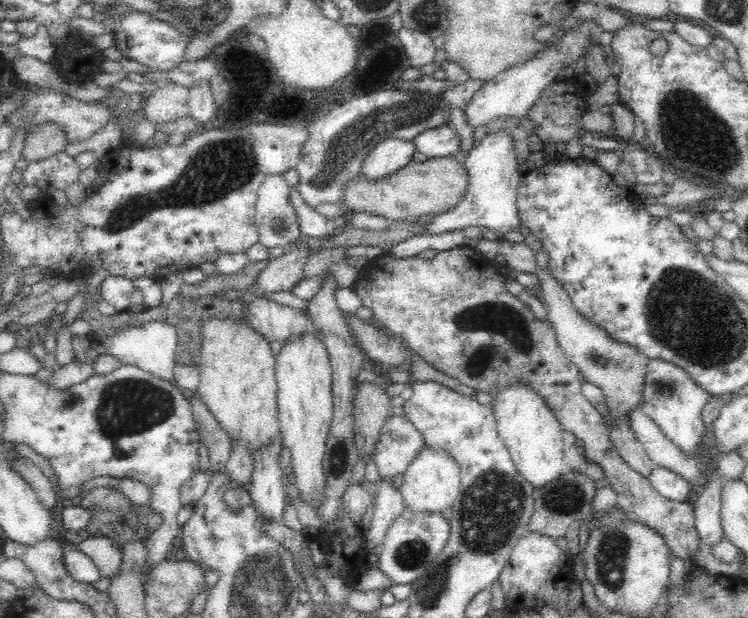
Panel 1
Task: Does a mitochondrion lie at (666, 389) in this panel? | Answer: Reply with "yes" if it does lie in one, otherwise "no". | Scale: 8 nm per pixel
yes

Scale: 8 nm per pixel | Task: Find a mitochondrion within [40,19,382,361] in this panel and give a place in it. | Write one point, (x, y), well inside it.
(222, 167)

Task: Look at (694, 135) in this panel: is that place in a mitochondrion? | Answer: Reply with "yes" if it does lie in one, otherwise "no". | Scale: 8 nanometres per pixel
yes

